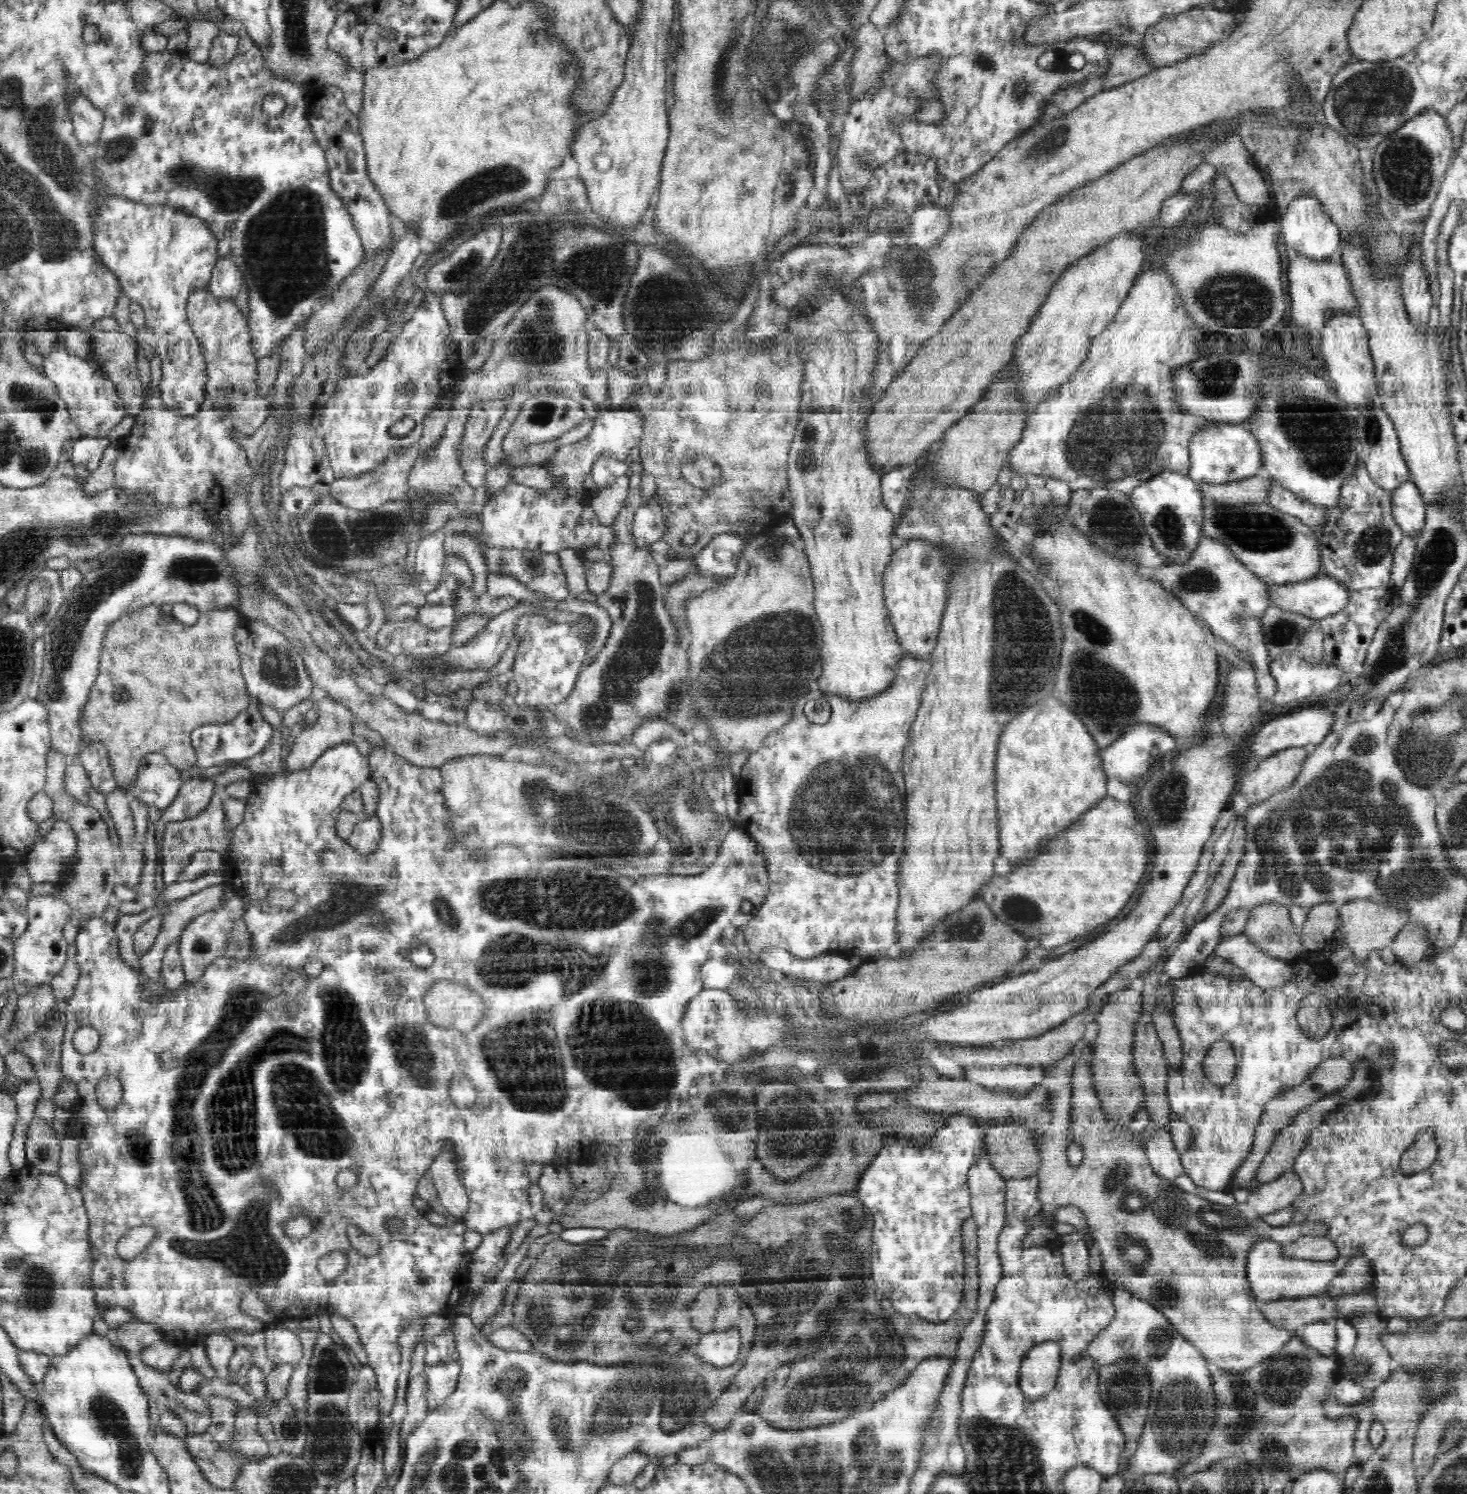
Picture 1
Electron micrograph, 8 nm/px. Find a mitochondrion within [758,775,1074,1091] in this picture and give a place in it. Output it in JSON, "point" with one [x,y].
{"point":[1023,912]}

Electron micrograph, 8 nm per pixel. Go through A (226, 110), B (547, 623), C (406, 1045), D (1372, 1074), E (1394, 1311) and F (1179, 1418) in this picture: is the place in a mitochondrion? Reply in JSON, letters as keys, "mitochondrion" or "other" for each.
{"A":"other","B":"other","C":"mitochondrion","D":"other","E":"other","F":"mitochondrion"}

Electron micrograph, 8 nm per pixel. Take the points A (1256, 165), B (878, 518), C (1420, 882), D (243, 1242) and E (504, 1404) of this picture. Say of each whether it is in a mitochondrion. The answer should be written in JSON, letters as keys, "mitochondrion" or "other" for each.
{"A":"other","B":"other","C":"mitochondrion","D":"mitochondrion","E":"mitochondrion"}

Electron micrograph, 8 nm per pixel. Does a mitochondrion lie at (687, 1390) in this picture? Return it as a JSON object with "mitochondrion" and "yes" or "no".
{"mitochondrion":"yes"}

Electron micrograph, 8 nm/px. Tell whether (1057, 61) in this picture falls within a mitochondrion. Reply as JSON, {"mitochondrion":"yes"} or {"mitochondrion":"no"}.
{"mitochondrion":"yes"}

